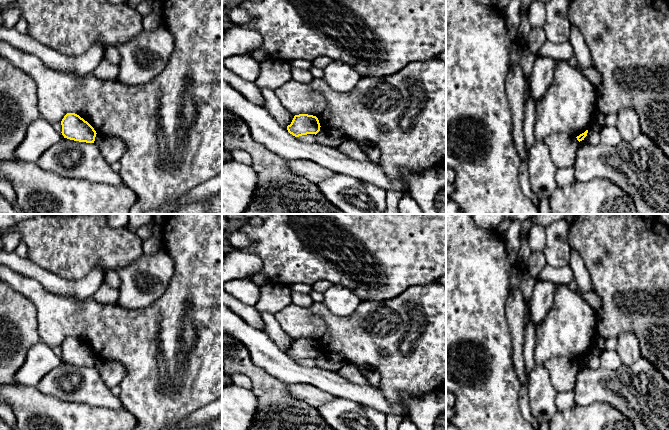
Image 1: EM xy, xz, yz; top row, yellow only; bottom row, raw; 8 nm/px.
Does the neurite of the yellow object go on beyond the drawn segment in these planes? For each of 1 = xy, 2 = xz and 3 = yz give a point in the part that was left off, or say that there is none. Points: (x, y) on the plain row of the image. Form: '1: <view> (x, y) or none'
1: none
2: none
3: none

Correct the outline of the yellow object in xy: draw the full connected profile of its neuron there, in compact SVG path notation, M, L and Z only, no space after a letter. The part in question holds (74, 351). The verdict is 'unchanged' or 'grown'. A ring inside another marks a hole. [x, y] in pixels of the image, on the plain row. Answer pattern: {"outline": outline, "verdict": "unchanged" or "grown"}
{"outline": "M67 337L61 345L62 359L64 362L94 367L96 361L96 355L94 352L83 342L75 337Z", "verdict": "unchanged"}

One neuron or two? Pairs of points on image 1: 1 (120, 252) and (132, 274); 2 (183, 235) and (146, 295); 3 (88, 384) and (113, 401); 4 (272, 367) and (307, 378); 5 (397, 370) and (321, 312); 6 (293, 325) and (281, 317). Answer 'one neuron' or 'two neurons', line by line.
1: two neurons
2: two neurons
3: one neuron
4: one neuron
5: one neuron
6: one neuron

